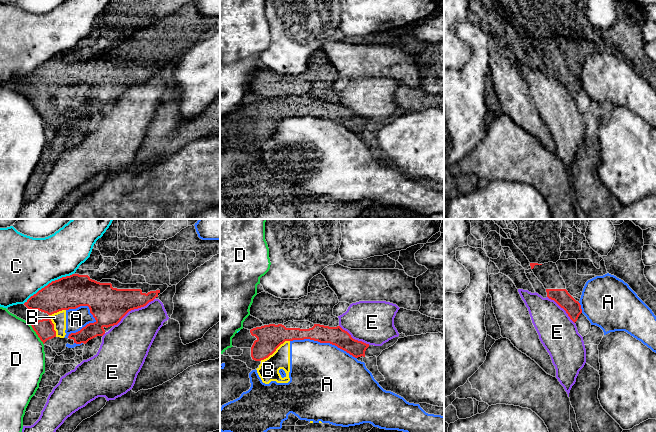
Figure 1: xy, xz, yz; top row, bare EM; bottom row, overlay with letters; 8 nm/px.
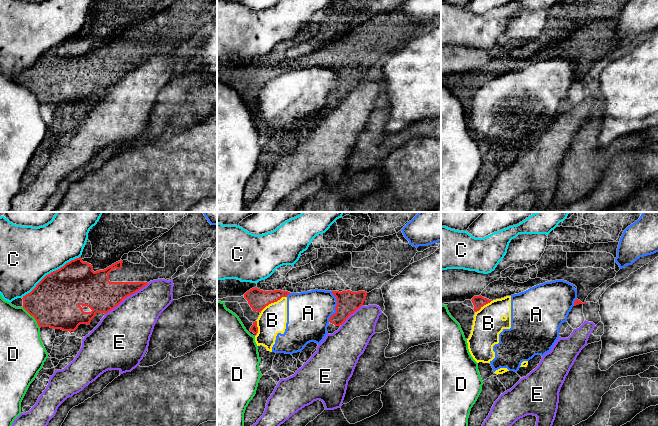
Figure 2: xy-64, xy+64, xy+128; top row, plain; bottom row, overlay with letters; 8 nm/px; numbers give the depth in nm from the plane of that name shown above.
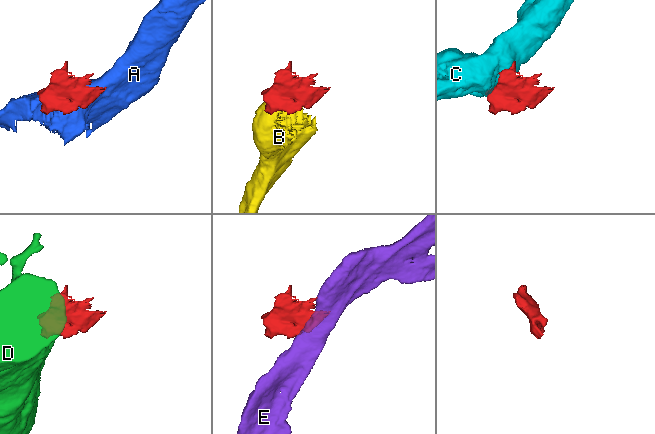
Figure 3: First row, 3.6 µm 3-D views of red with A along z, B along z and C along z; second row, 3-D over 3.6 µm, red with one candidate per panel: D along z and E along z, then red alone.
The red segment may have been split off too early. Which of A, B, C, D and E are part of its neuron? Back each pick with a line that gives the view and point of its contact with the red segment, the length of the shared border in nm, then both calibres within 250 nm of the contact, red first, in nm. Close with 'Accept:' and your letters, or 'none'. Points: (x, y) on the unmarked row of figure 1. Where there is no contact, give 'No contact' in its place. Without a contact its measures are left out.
Accept: none

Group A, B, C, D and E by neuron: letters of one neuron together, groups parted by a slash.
A B / C / D / E

